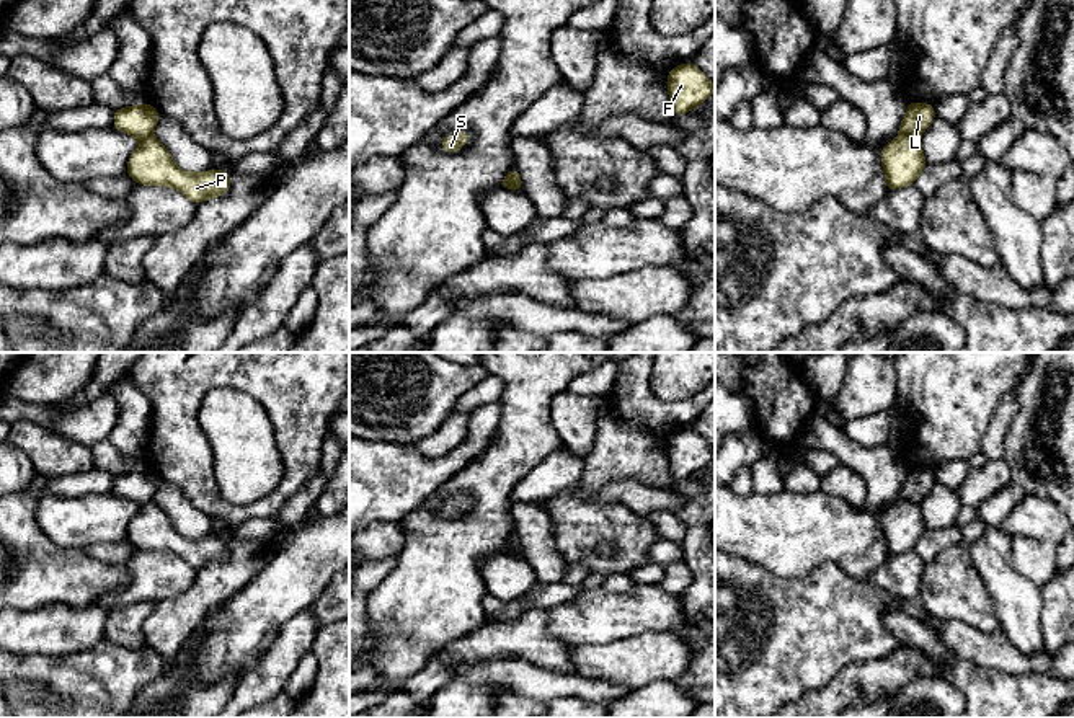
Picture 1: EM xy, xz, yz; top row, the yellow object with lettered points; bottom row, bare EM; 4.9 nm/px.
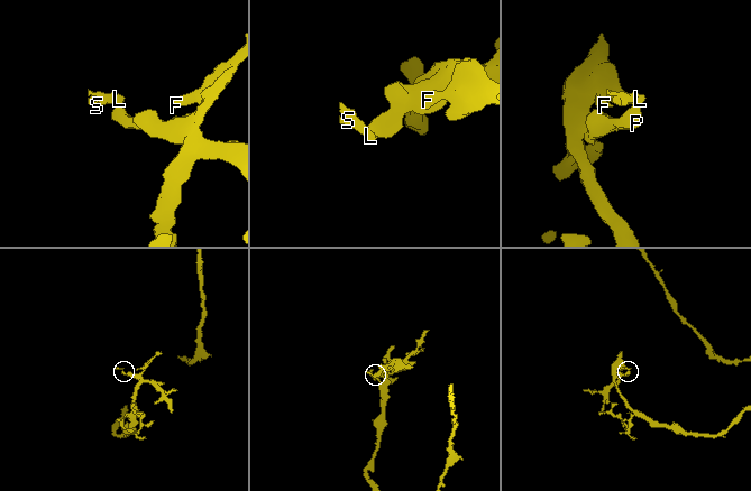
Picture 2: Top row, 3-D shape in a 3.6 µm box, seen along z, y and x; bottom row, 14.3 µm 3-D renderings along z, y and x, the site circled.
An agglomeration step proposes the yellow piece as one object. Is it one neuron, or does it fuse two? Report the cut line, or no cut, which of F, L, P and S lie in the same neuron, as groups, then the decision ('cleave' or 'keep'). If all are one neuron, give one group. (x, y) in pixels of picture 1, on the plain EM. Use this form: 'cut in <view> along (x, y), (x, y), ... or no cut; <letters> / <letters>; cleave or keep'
cut in yz along (901, 500), (918, 503); F P / L S; cleave

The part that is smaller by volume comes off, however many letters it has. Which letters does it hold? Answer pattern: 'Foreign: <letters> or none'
Foreign: L, S

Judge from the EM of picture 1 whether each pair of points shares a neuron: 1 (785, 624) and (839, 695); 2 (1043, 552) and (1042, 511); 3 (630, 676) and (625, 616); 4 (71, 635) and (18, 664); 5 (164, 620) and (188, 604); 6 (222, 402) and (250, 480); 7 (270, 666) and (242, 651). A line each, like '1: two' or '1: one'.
1: two
2: two
3: two
4: two
5: one
6: one
7: two

